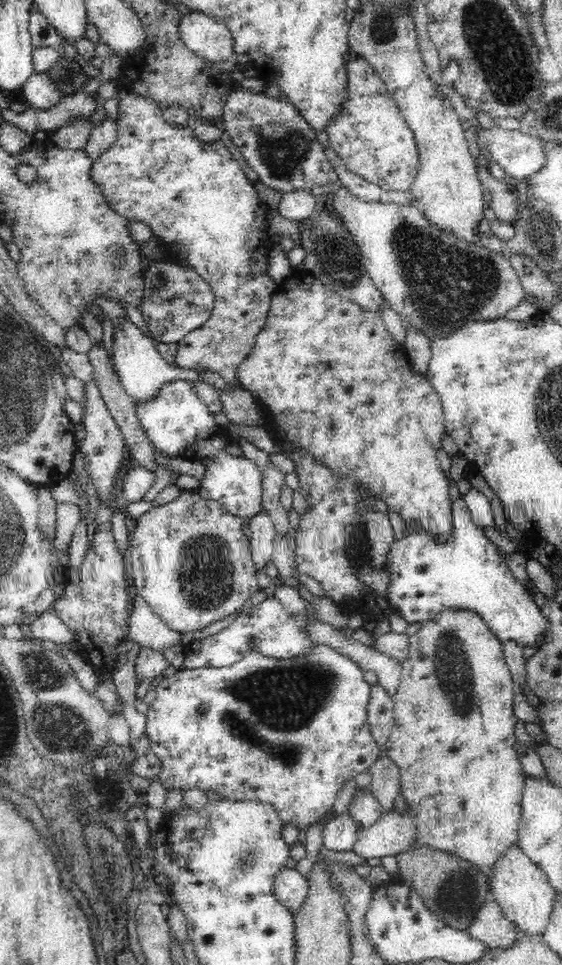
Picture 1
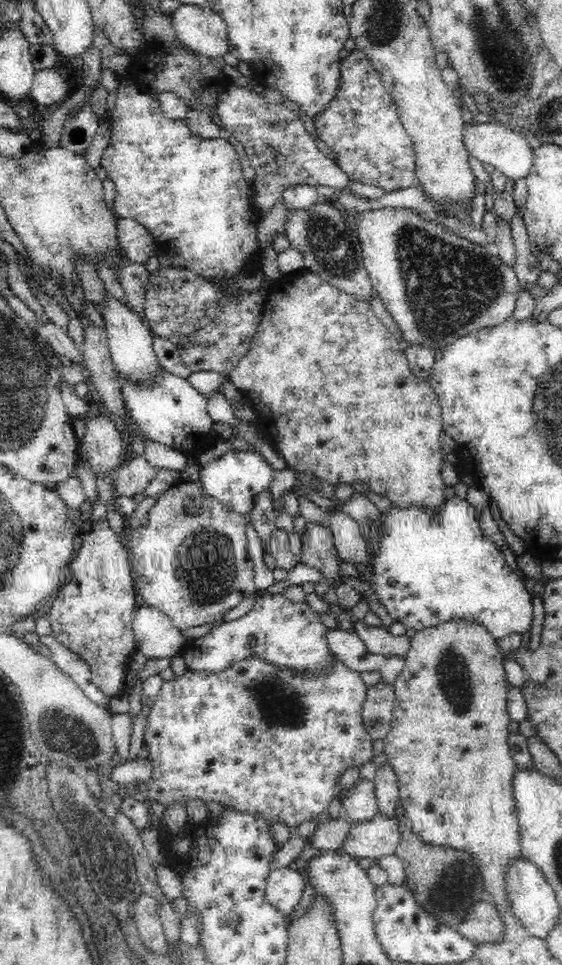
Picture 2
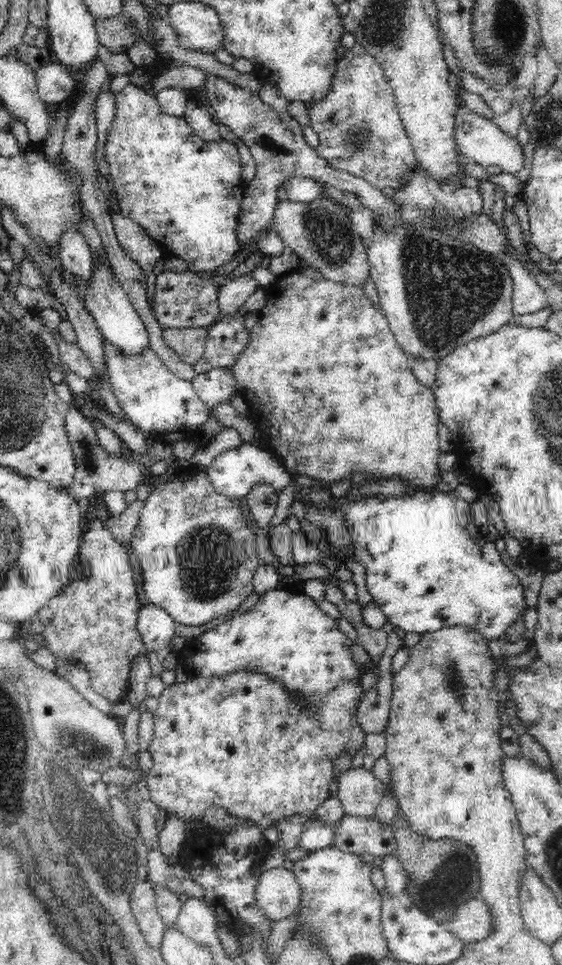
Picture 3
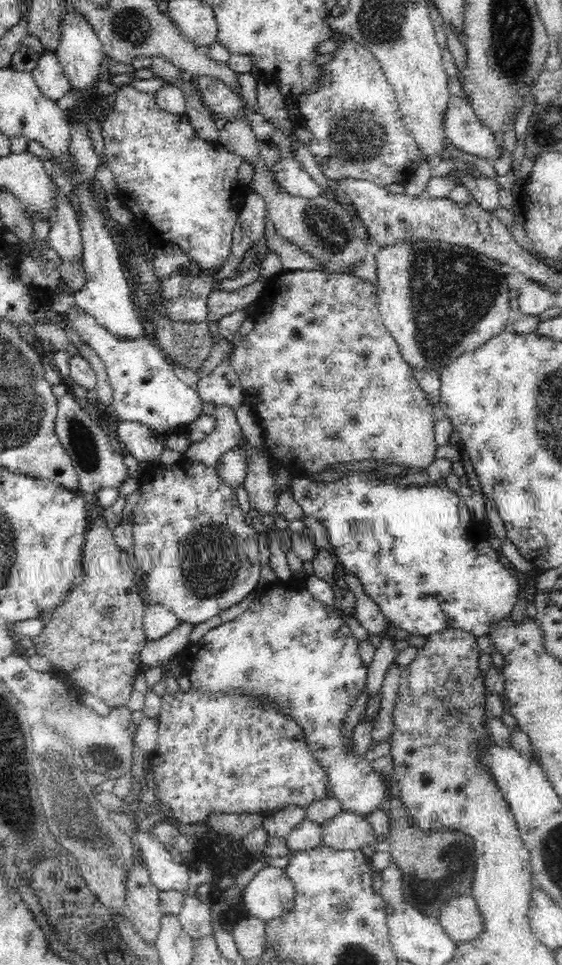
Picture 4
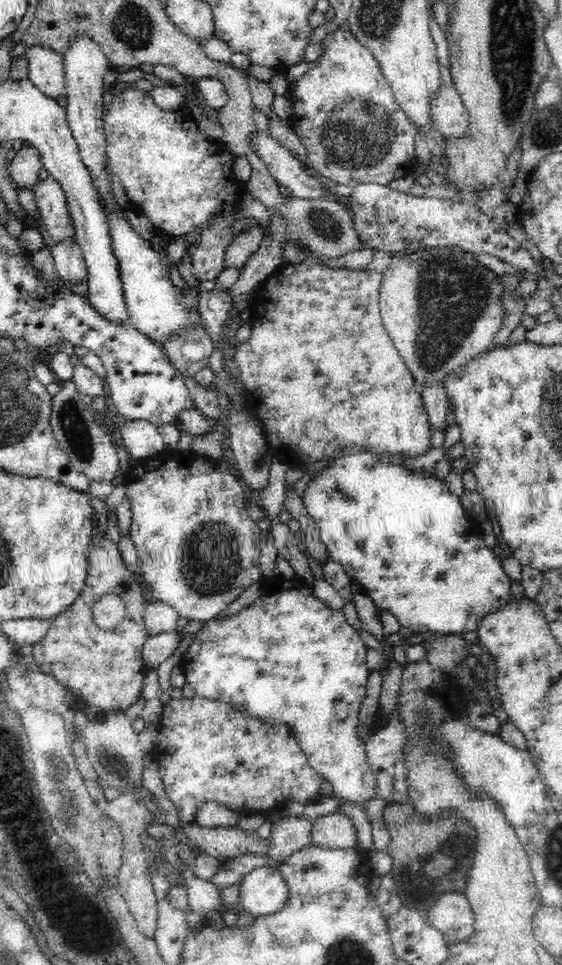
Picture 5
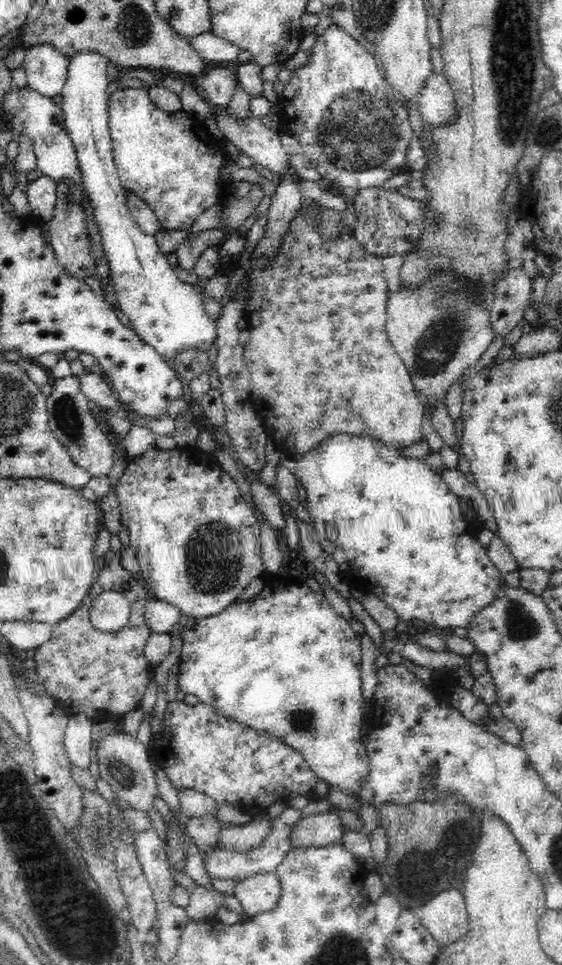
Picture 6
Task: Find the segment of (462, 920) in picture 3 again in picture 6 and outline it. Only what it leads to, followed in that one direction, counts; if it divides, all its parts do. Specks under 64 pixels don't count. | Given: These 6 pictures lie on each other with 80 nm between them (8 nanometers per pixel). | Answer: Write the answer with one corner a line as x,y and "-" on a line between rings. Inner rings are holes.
459,890
440,892
424,906
414,908
414,911
442,948
461,940
469,932
469,913
463,892

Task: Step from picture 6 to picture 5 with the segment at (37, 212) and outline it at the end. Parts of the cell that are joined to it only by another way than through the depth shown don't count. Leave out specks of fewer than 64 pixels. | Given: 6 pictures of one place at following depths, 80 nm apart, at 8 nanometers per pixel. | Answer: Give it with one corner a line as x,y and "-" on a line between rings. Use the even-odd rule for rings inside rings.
47,177
38,184
38,188
34,188
34,200
50,244
72,242
75,237
74,224
61,185
54,178

